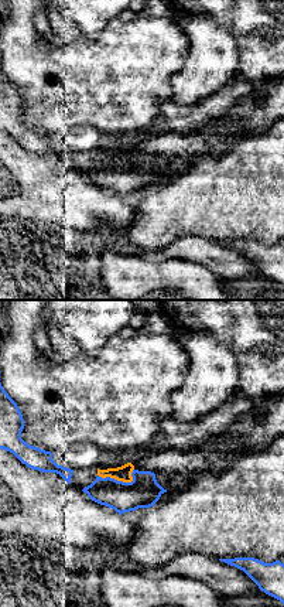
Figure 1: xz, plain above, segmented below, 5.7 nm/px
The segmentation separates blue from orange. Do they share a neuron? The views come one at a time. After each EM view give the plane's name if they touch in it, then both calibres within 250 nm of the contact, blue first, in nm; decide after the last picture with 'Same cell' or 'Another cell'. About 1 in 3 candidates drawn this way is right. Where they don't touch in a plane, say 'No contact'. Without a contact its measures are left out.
Touches blue in xz. Thickness 180 nm (blue) against 90 nm

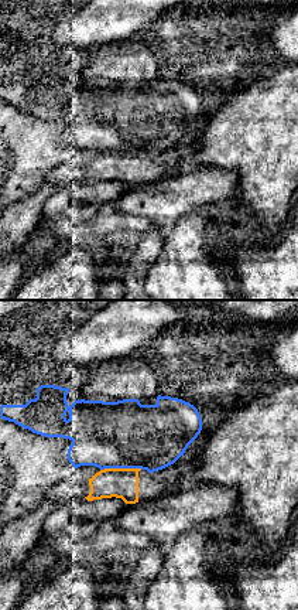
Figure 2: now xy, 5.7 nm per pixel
Touches blue in xy. Thickness 380 nm (blue) against 180 nm

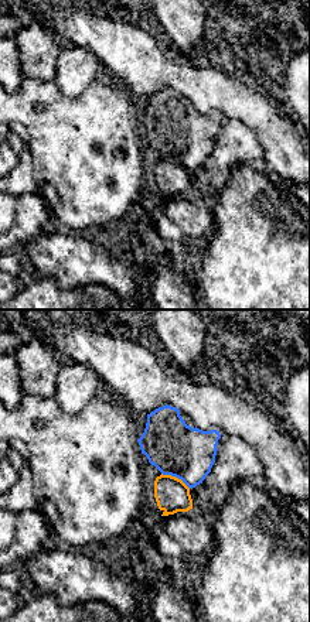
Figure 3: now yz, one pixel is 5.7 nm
Touches blue in yz. Thickness 300 nm (blue) against 190 nm

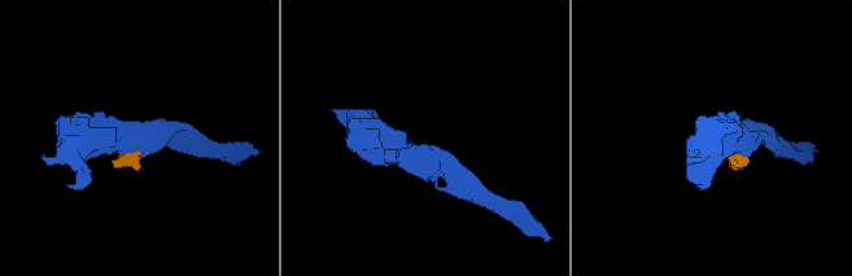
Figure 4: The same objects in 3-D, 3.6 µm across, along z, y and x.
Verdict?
Another cell

